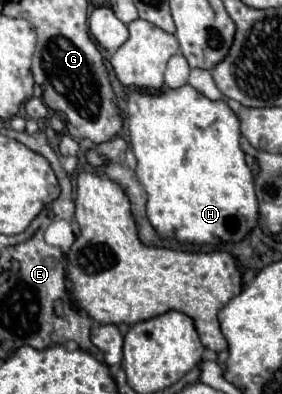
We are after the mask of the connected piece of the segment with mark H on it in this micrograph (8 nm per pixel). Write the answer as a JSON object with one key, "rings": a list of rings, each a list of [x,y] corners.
{"rings":[[[190,84],[158,94],[130,92],[128,130],[130,148],[138,160],[136,178],[148,192],[146,214],[158,234],[192,244],[218,244],[240,242],[256,226],[258,202],[252,172],[240,148],[240,122],[224,100],[210,100]]]}

